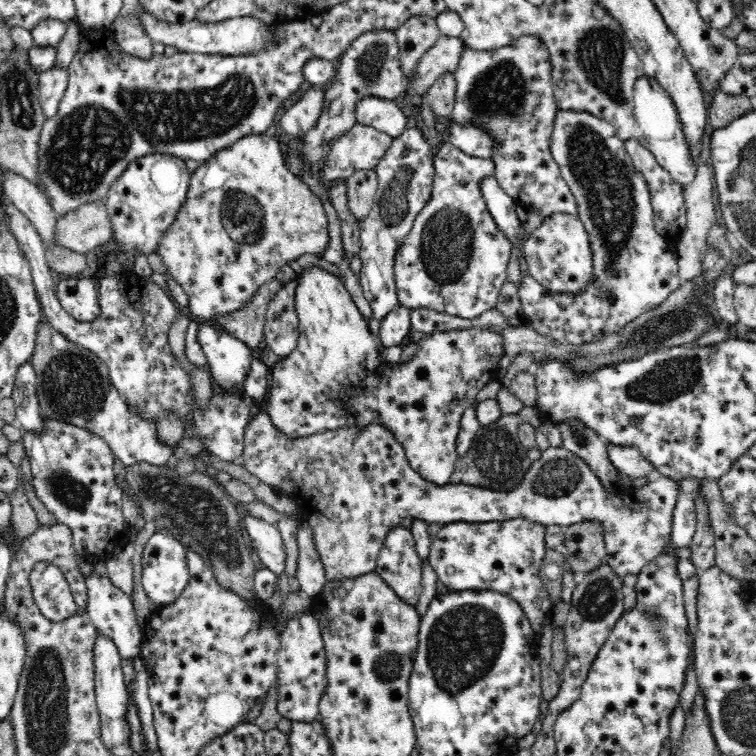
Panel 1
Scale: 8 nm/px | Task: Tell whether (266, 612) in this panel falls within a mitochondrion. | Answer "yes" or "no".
no

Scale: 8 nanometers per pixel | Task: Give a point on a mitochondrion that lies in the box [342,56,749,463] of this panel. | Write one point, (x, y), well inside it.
(611, 206)

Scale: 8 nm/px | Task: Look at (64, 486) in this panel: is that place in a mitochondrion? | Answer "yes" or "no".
yes

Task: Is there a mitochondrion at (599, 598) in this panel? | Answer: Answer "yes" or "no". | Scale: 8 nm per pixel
yes

